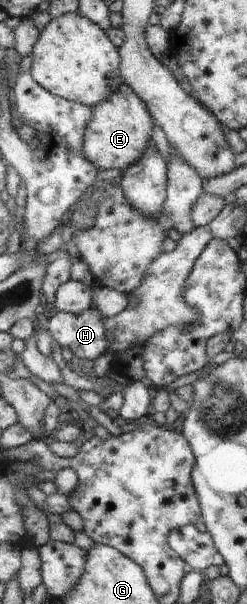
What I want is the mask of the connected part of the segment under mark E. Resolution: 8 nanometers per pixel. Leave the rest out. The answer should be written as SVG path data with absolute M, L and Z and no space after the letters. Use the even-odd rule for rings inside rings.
M122 84L108 100L92 106L93 116L85 132L84 156L100 170L125 170L130 164L142 160L145 151L153 144L154 120L142 97L128 84ZM151 113L151 114L150 114Z

